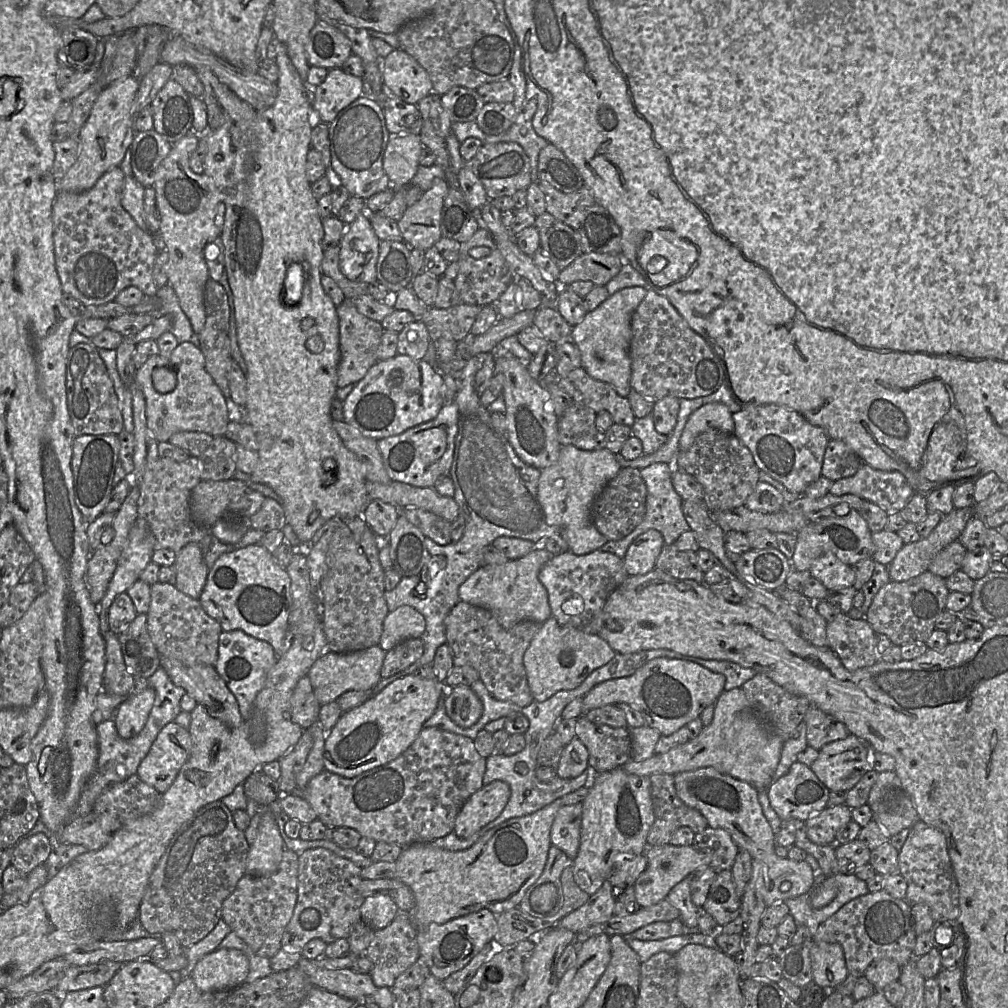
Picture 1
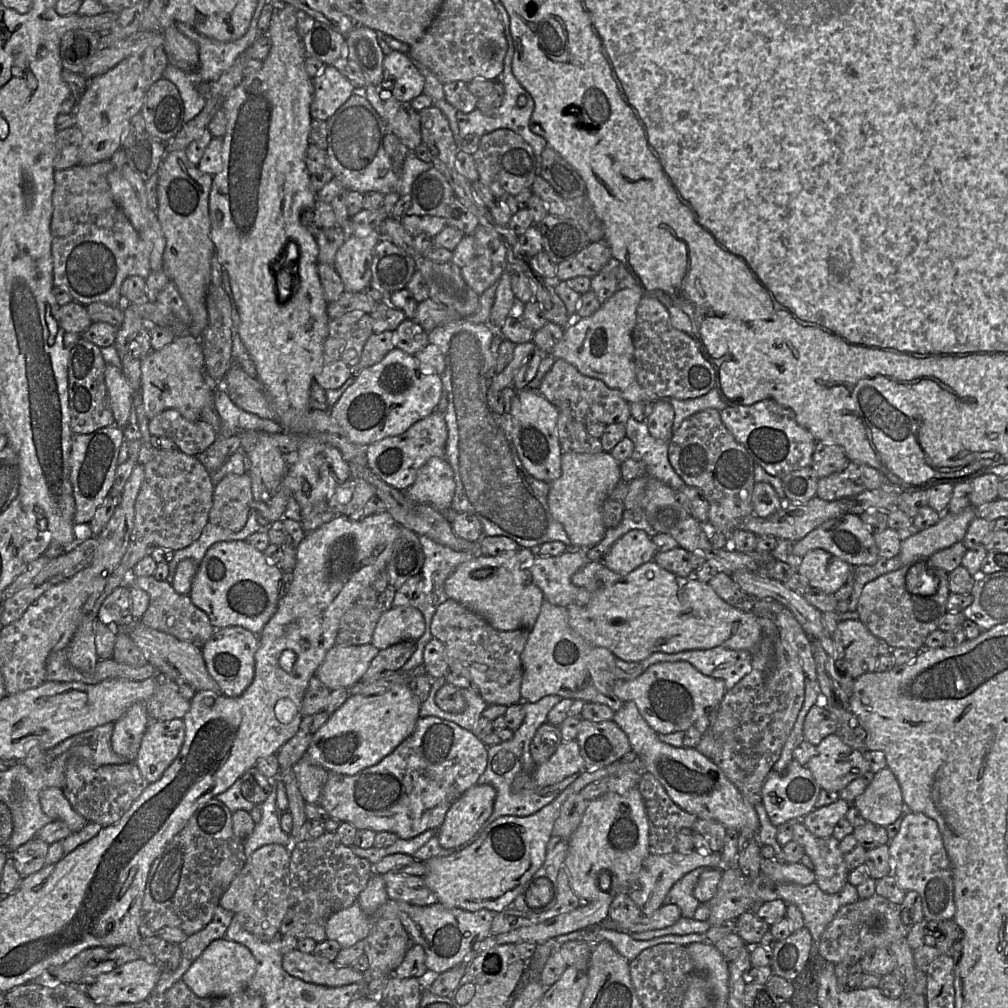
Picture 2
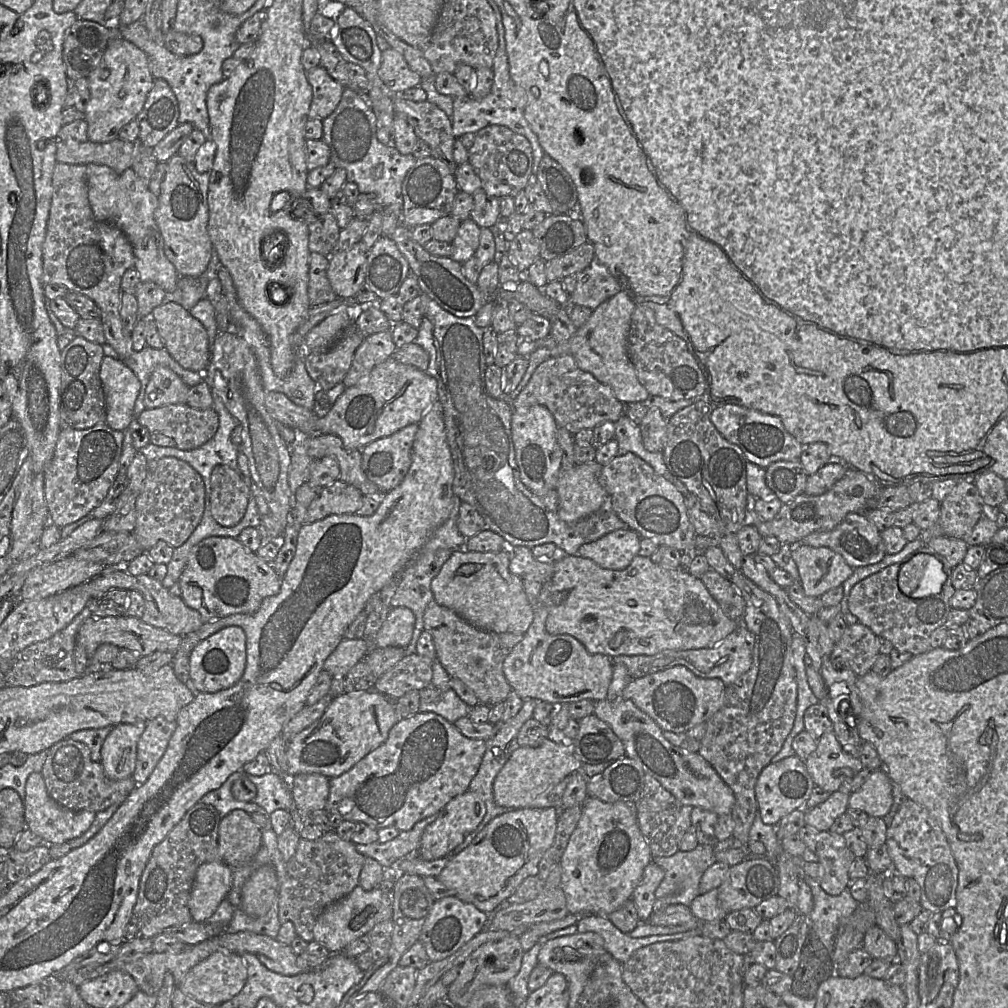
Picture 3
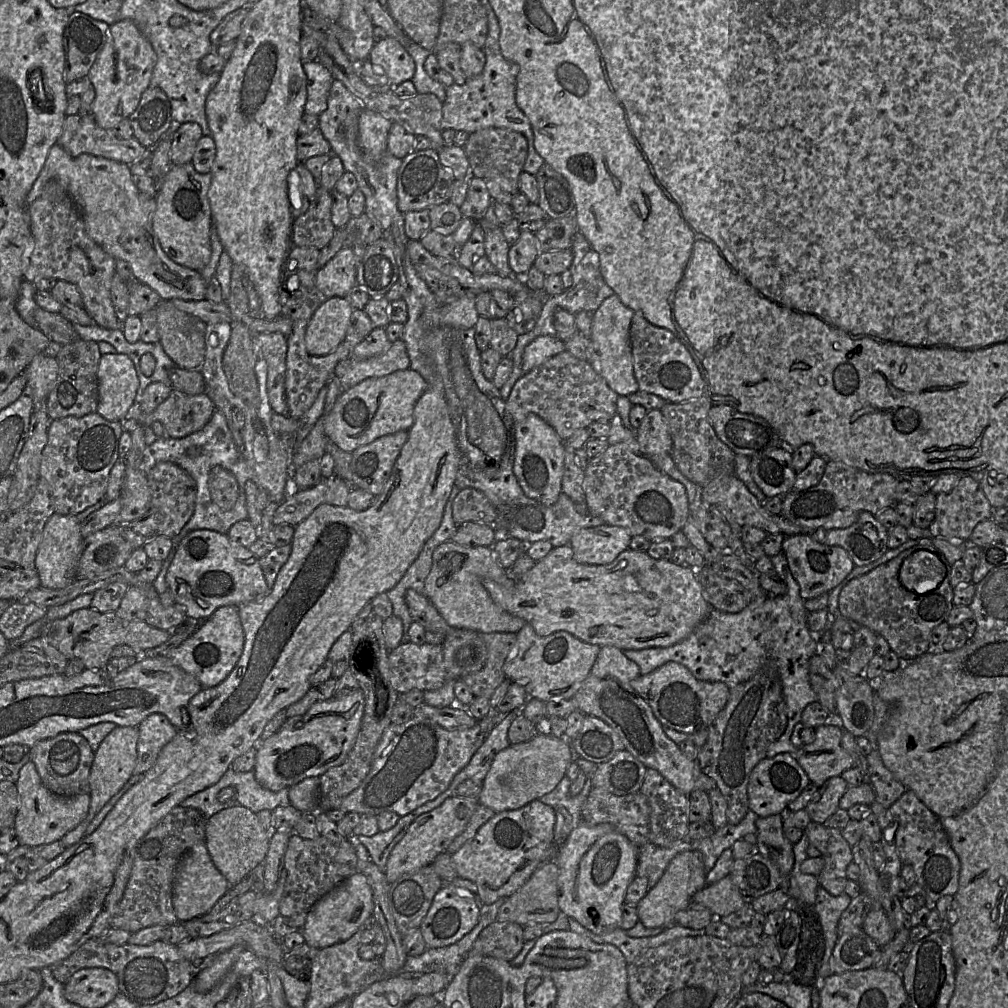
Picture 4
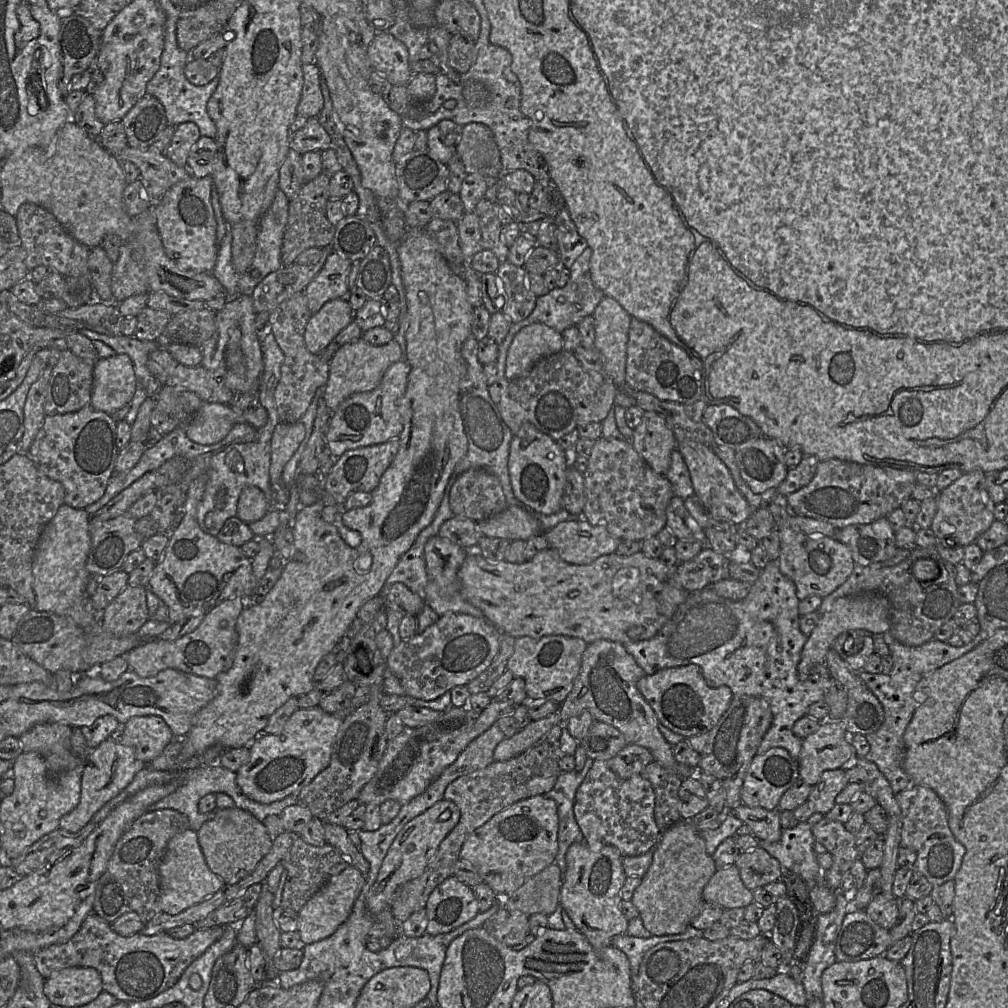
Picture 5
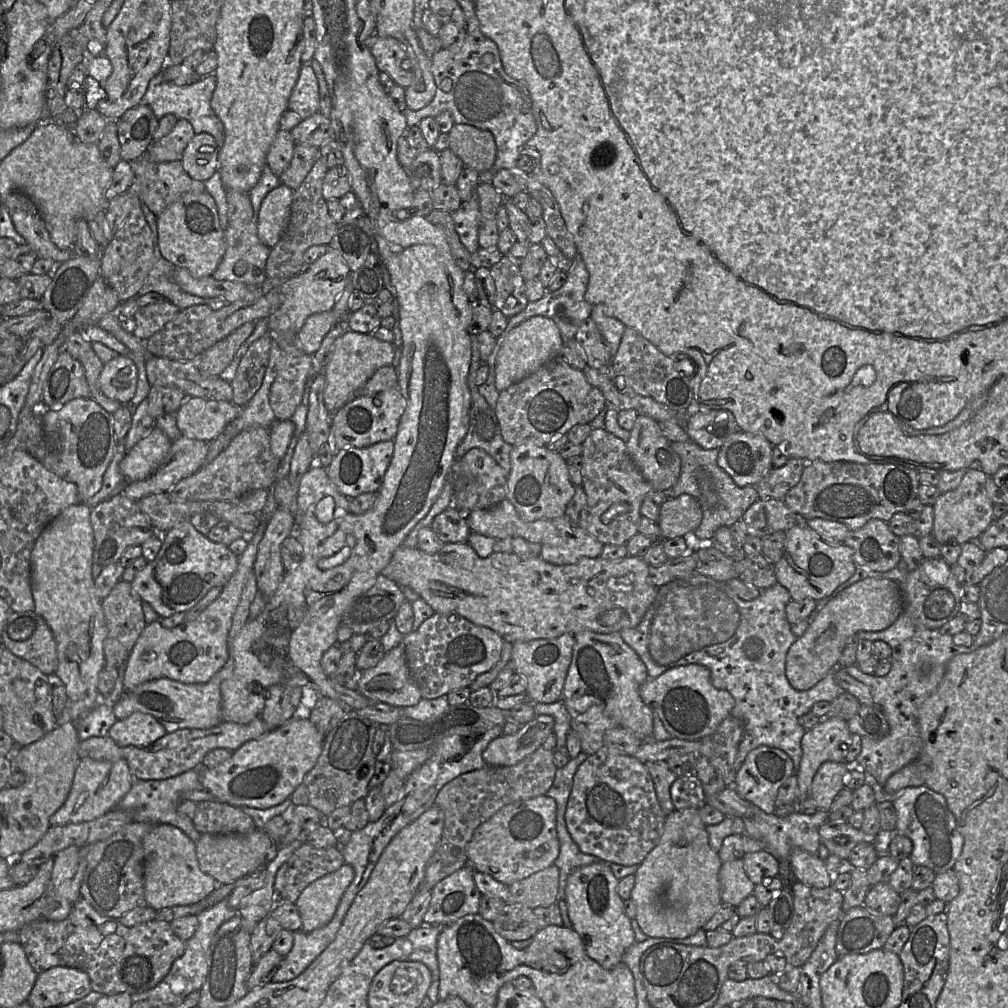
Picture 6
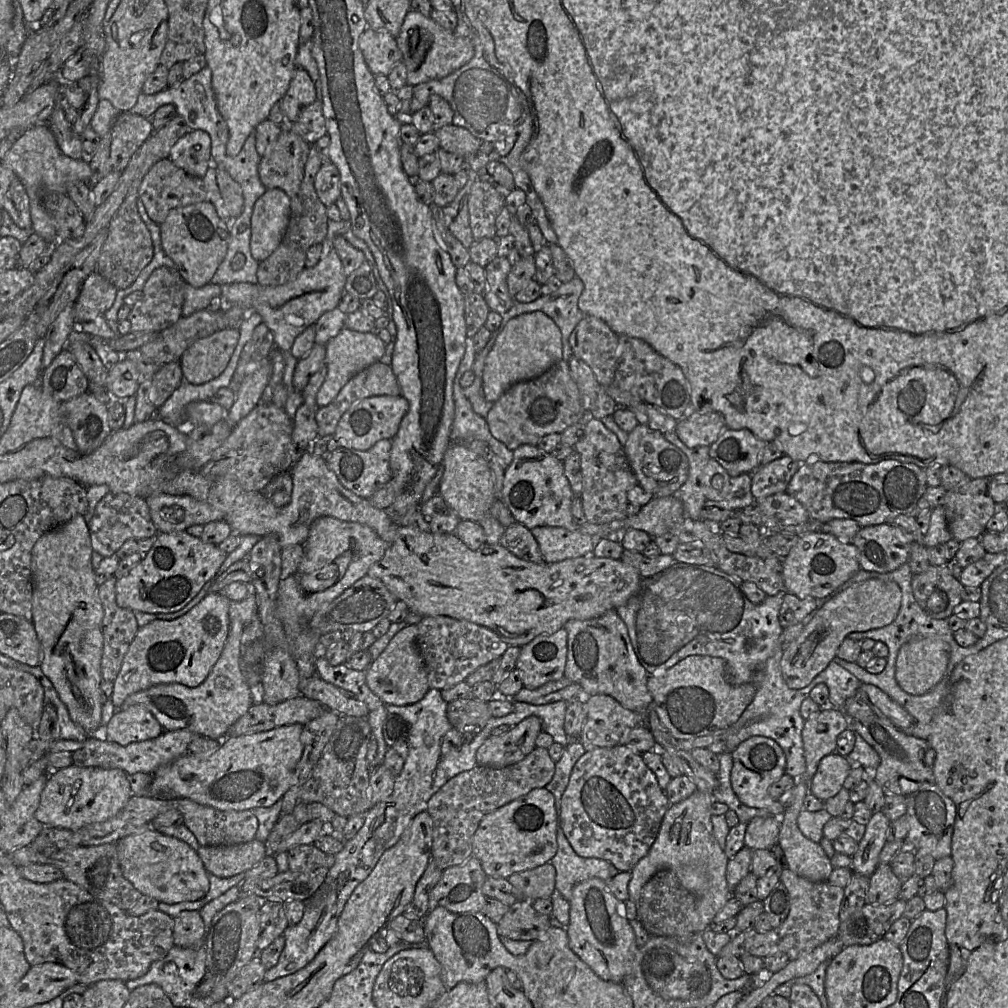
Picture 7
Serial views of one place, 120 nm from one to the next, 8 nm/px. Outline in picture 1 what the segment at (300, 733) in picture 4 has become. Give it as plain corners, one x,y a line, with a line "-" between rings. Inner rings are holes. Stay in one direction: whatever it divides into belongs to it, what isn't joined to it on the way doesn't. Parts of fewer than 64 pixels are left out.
407,675
403,678
397,679
387,685
383,690
381,690
378,694
373,696
372,698
368,699
363,704
359,705
358,707
345,712
341,715
336,725
330,730
328,733
328,737
325,740
325,746
324,746
324,753
323,753
323,763
325,770
338,774
344,778
352,779
366,771
369,771
373,768
382,766
386,763
389,763
393,760
395,760
397,757
399,757
403,752
405,752
417,739
420,731
423,729
423,724
428,719
432,717
432,715
435,713
439,700
441,696
446,697
449,694
449,688
445,682
439,682
436,679
430,680
430,679
423,679
420,677
416,677
414,675

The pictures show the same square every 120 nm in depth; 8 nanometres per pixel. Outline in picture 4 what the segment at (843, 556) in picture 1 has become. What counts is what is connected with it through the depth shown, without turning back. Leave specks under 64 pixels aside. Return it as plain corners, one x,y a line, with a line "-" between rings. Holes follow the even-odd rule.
868,511
860,512
851,526
830,529
816,537
824,544
845,549
855,566
868,565
889,549
888,529

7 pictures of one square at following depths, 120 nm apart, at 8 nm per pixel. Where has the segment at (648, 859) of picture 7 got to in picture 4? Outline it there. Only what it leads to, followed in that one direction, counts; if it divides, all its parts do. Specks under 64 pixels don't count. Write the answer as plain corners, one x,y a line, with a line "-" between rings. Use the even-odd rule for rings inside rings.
683,851
668,864
657,884
638,902
636,910
639,920
647,928
668,928
675,923
675,915
686,908
696,892
706,883
706,871
699,851

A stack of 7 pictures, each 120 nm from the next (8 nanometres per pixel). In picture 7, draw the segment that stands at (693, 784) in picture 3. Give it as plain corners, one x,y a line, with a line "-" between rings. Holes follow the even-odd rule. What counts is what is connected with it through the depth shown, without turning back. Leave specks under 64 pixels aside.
609,610
602,616
590,620
570,620
564,625
563,629
565,629
568,634
568,655
564,677
578,683
587,696
599,694
609,695
626,709
637,712
646,719
646,714
653,700
647,689
649,674
639,663
627,627
617,610

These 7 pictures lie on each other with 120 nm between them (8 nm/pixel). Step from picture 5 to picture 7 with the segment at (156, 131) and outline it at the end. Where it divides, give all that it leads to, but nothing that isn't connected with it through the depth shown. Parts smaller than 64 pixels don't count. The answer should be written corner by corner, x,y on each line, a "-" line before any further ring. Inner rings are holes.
130,112
120,113
110,131
110,162
112,171
122,172
132,155
152,135
151,119

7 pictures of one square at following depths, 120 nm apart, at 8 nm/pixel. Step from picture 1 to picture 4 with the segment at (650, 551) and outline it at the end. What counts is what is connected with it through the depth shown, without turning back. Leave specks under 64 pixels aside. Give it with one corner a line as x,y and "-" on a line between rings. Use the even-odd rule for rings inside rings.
603,524
581,529
571,538
569,545
577,562
591,565
607,565
629,548
631,538
632,536
625,528

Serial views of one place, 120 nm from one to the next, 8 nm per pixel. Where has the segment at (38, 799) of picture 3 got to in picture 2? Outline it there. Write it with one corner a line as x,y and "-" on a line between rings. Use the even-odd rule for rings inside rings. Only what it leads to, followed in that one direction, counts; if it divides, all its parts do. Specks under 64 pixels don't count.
48,787
40,792
40,803
43,812
53,821
63,821
71,831
79,832
88,821
79,815
64,796
62,788

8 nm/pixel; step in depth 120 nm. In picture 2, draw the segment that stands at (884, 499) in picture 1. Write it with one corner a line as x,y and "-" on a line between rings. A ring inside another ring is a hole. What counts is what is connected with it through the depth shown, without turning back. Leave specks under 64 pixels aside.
850,461
842,472
818,480
816,497
824,501
834,501
887,487
892,486
880,471
866,464

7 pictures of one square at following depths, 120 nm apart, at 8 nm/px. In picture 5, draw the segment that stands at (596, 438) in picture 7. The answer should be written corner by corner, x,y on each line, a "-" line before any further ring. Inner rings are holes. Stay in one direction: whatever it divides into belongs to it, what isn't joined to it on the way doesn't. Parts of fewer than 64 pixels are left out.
595,440
584,472
586,503
583,516
592,525
603,526
622,541
644,541
666,527
666,509
675,496
670,481
656,473
635,451
630,440

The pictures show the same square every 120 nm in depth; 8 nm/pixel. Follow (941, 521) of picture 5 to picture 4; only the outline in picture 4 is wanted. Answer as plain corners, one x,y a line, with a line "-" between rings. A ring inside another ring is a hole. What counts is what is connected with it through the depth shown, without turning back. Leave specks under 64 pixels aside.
965,475
958,480
950,492
936,495
935,518
929,526
929,532
931,537
967,542
973,529
980,522
992,519
993,510
979,479
975,476

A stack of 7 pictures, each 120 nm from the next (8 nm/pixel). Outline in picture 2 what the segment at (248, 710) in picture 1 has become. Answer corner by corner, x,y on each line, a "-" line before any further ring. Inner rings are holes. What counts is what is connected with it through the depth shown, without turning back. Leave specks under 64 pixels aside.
239,627
216,630
201,648
206,668
218,683
221,694
226,697
240,697
251,685
255,675
255,653
259,648
259,638
252,632

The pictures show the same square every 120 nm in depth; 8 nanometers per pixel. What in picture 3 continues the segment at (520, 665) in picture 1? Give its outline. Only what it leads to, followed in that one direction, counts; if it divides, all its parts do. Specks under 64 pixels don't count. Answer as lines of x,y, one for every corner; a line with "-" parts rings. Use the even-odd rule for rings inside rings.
435,601
427,605
423,621
425,630
432,637
437,658
451,678
470,688
481,704
493,706
506,700
512,687
505,678
503,663
523,634
481,630

